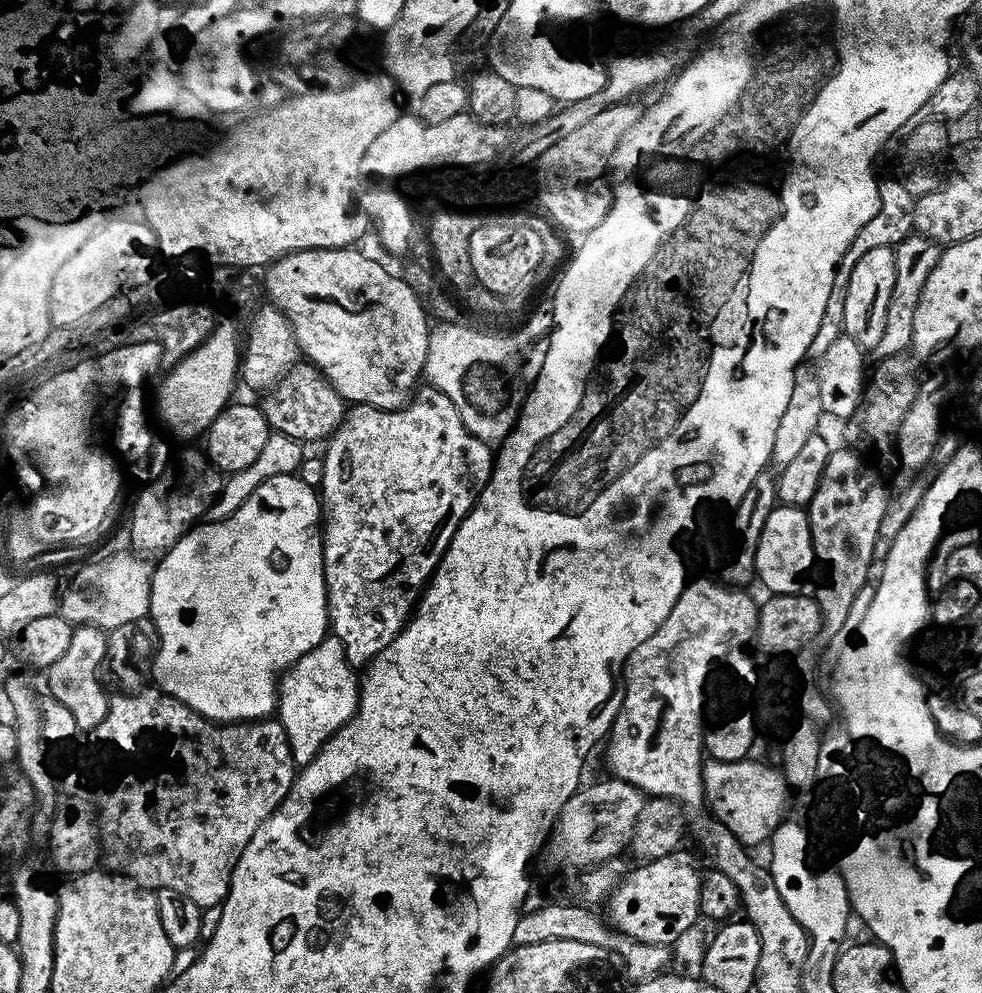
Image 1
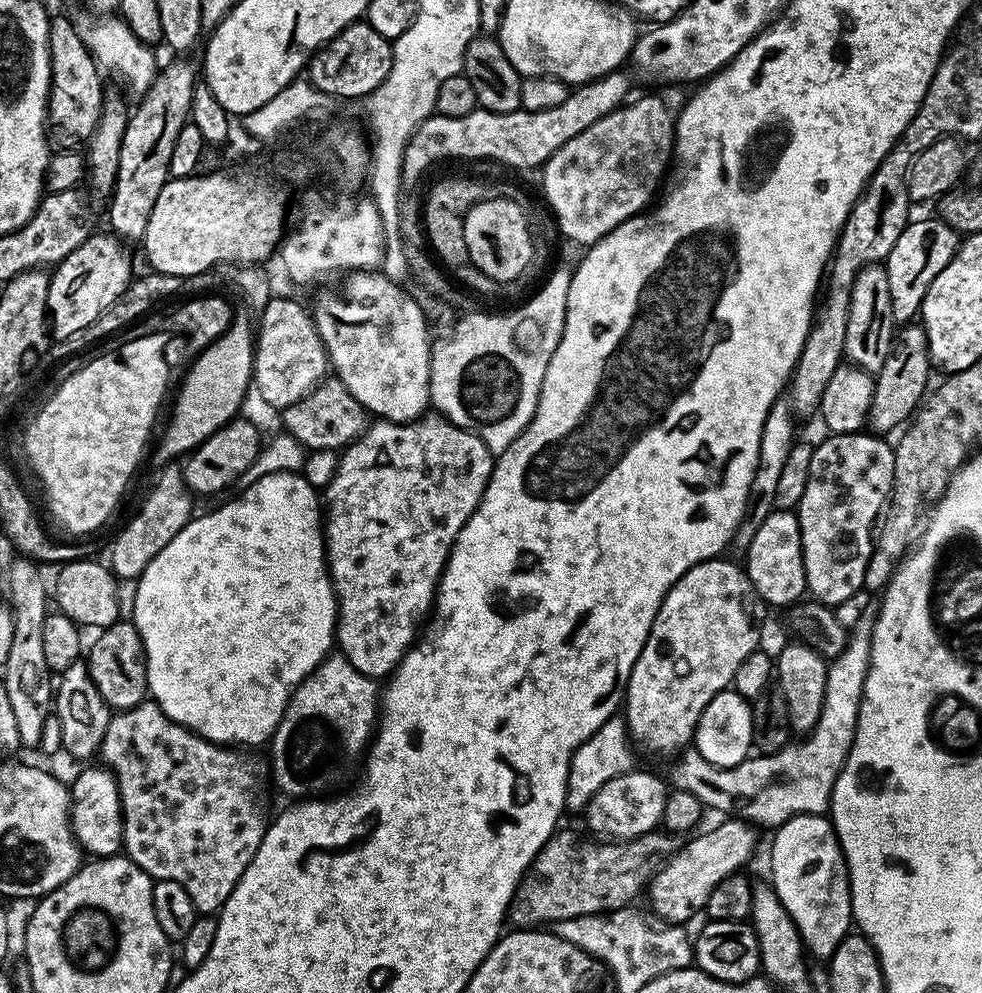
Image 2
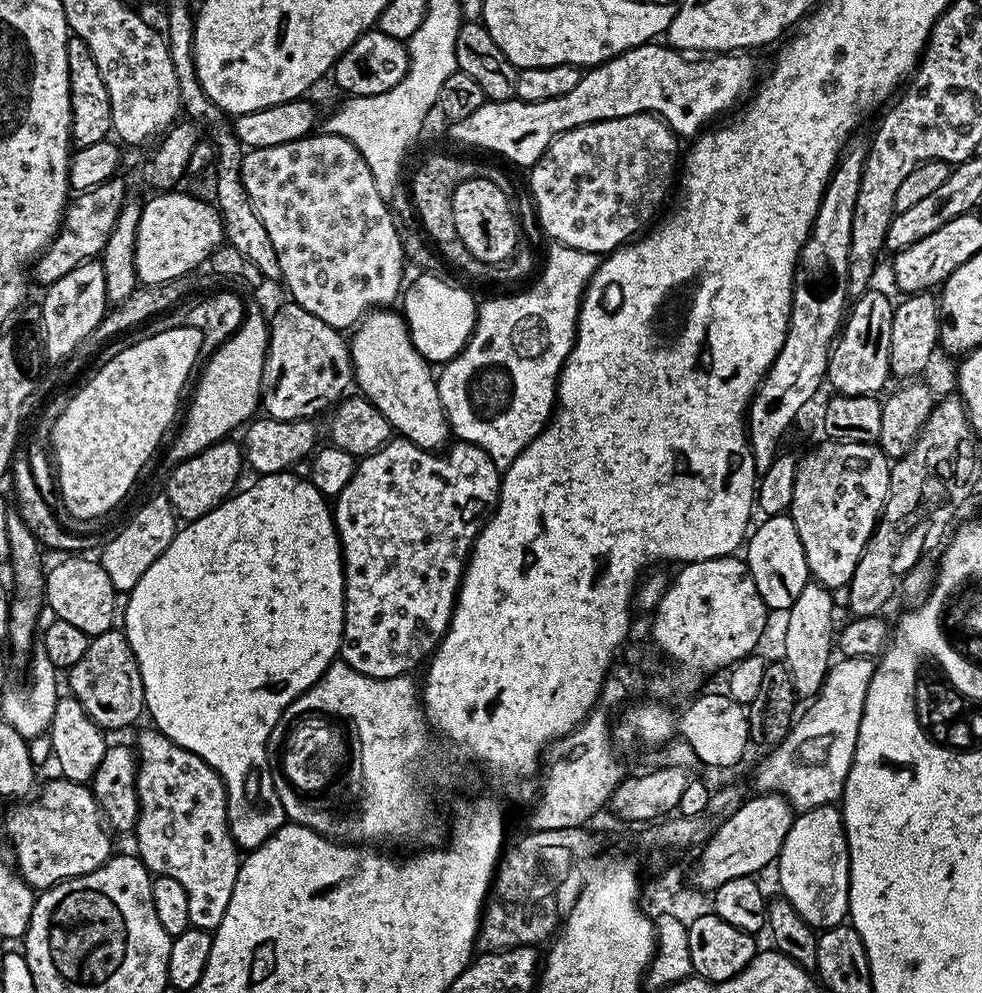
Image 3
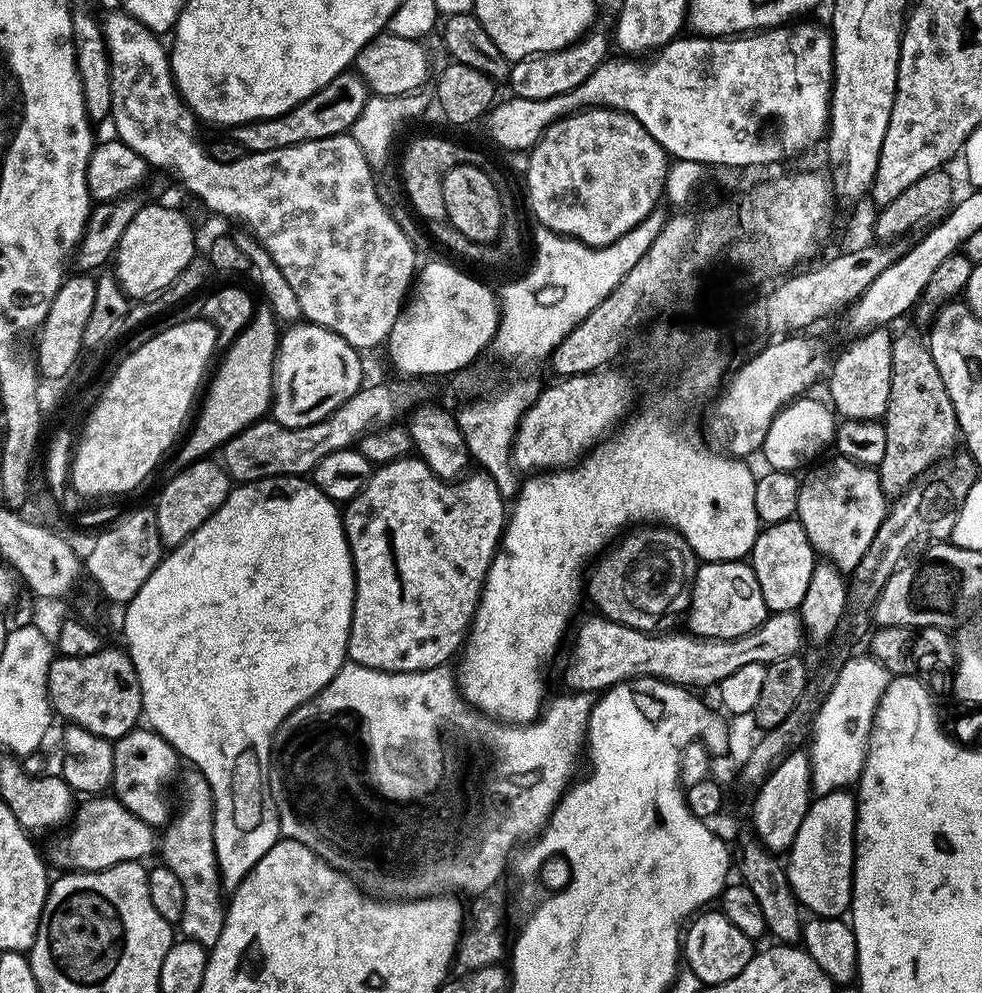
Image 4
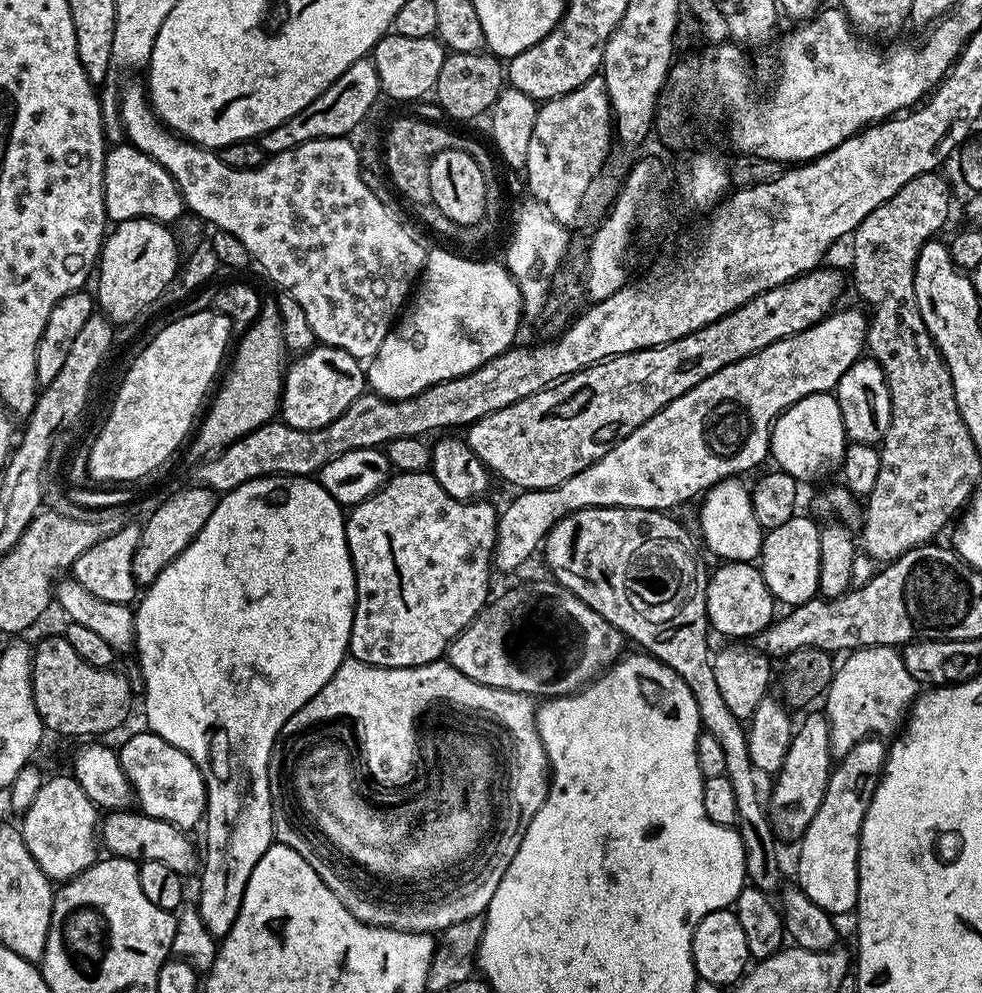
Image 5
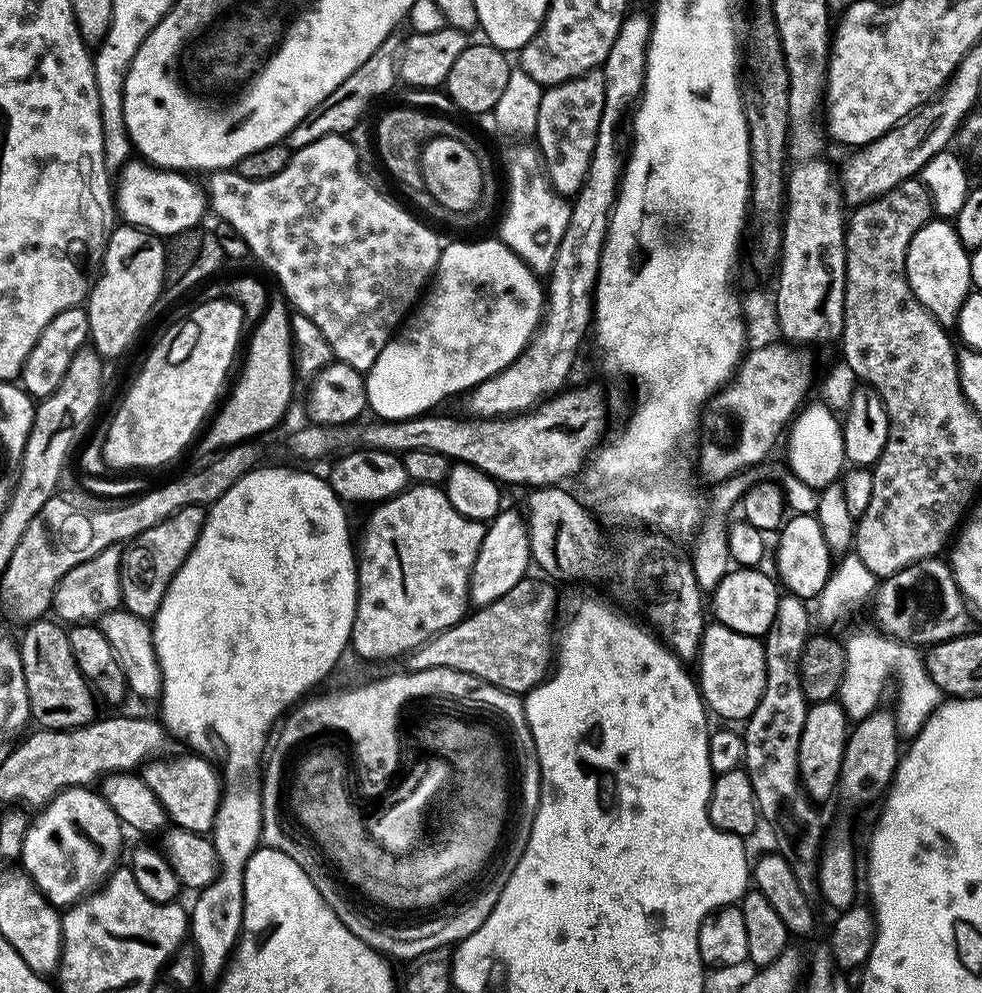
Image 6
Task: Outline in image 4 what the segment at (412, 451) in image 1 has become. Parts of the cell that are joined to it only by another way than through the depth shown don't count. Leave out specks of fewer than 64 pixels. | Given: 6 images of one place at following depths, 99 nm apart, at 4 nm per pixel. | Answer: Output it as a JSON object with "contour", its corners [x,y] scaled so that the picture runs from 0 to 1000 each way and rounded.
{"contour":[[[423,458],[410,459],[407,463],[386,468],[380,474],[371,492],[359,504],[353,505],[348,516],[348,523],[350,536],[354,539],[354,553],[358,556],[358,573],[363,579],[363,597],[358,607],[353,664],[357,668],[390,677],[429,677],[455,670],[459,666],[459,661],[461,660],[461,664],[469,656],[477,630],[481,626],[481,620],[489,605],[489,595],[493,592],[493,583],[499,574],[499,566],[505,561],[505,553],[508,552],[509,542],[513,539],[515,502],[507,493],[507,489],[503,489],[503,481],[485,473],[471,481],[461,484],[452,483],[442,478],[432,463]]]}

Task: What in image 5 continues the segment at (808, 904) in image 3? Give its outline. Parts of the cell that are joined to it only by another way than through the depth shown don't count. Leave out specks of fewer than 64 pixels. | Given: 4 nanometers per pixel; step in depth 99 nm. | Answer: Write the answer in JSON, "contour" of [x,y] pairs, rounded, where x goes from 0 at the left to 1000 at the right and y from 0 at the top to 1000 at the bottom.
{"contour":[[[885,743],[874,747],[866,759],[854,762],[843,784],[841,804],[837,804],[837,812],[833,812],[829,828],[821,832],[813,847],[815,863],[811,866],[810,889],[825,908],[848,920],[867,919],[872,912],[876,837],[904,762],[904,753],[896,745],[899,744]]]}

